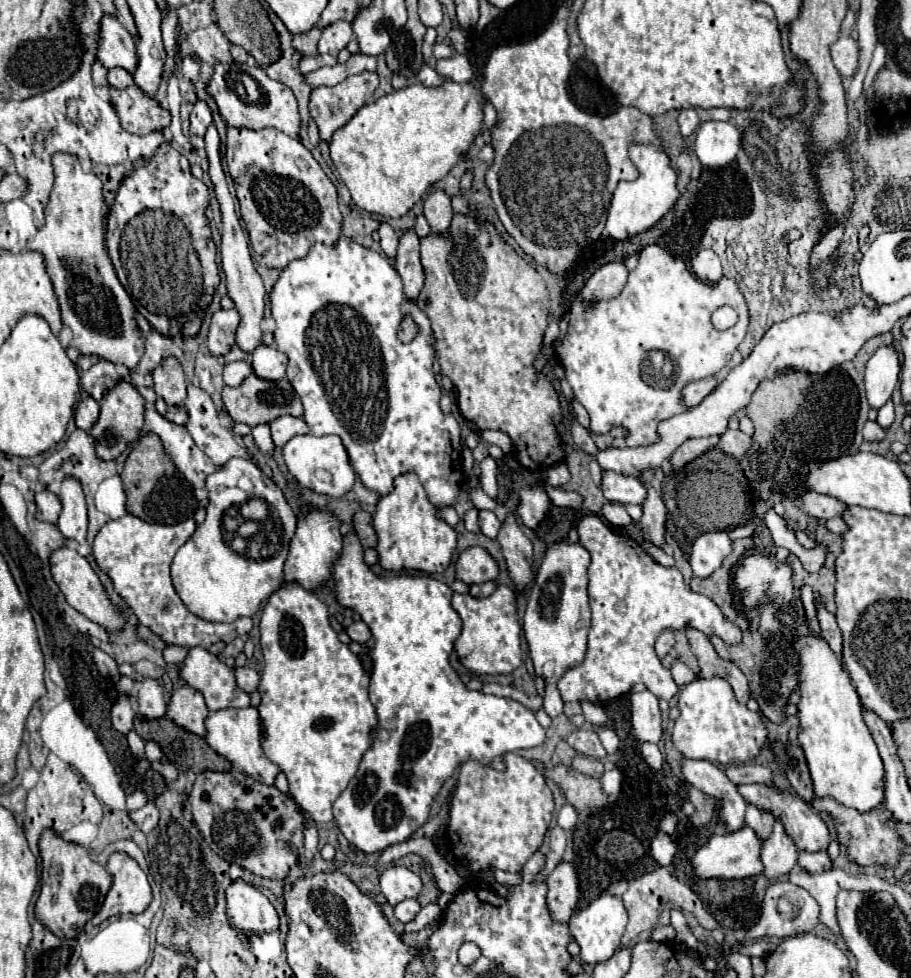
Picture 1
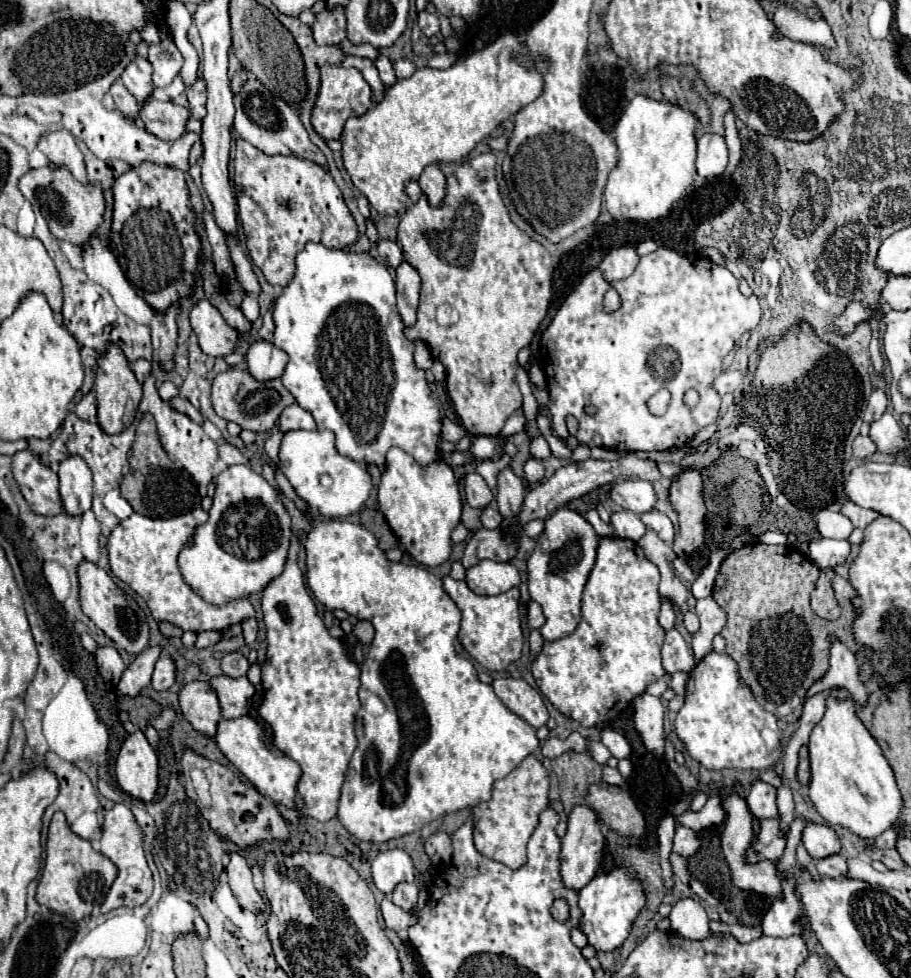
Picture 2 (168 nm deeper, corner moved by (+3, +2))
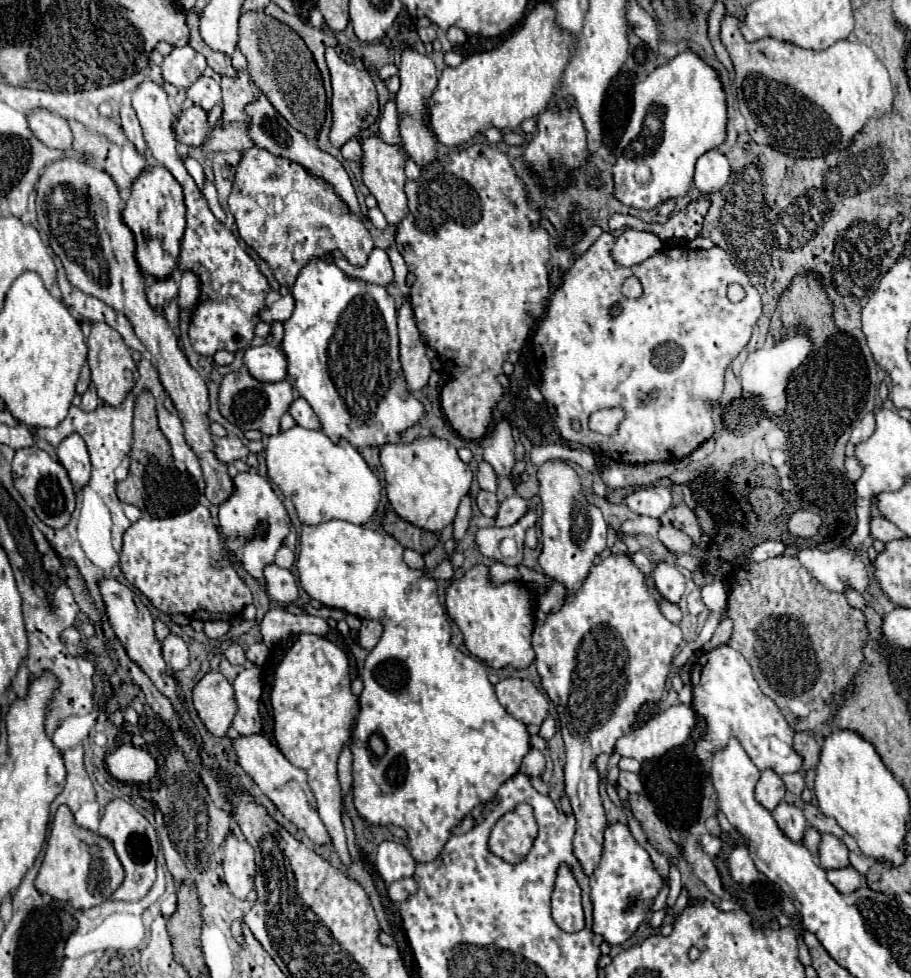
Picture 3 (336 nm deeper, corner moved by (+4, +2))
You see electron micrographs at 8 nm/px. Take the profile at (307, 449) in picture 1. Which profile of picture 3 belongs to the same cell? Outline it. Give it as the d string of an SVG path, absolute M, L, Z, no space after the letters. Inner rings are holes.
M292 426L266 444L268 478L292 500L302 524L322 524L332 518L348 520L352 524L366 524L372 520L380 502L380 482L364 462L362 454L348 444L348 440L332 442L322 430L306 430Z

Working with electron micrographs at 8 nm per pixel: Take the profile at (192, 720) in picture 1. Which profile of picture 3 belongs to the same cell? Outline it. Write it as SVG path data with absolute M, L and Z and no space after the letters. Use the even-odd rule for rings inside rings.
M210 670L194 688L194 708L214 736L226 736L236 716L232 684L218 670Z

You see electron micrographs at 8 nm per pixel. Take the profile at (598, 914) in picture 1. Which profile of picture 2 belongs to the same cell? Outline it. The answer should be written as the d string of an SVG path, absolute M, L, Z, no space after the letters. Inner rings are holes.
M617 868L609 874L595 876L583 890L579 890L581 918L577 928L587 936L587 942L597 952L611 952L623 944L643 904L645 904L645 896L641 892L641 884L635 878L631 878L627 870Z

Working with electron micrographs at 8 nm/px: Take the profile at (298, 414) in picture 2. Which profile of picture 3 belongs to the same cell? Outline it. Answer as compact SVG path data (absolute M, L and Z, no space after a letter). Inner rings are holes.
M296 398L296 400L292 402L292 406L290 406L290 414L294 416L296 424L302 426L302 428L308 428L308 430L320 430L320 428L322 428L318 416L314 414L312 406L310 406L304 398Z

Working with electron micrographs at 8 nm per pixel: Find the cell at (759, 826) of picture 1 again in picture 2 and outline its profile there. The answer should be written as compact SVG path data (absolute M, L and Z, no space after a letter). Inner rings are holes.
M755 782L749 796L747 796L747 806L751 814L757 820L763 818L777 818L777 806L775 806L775 788L765 782Z

